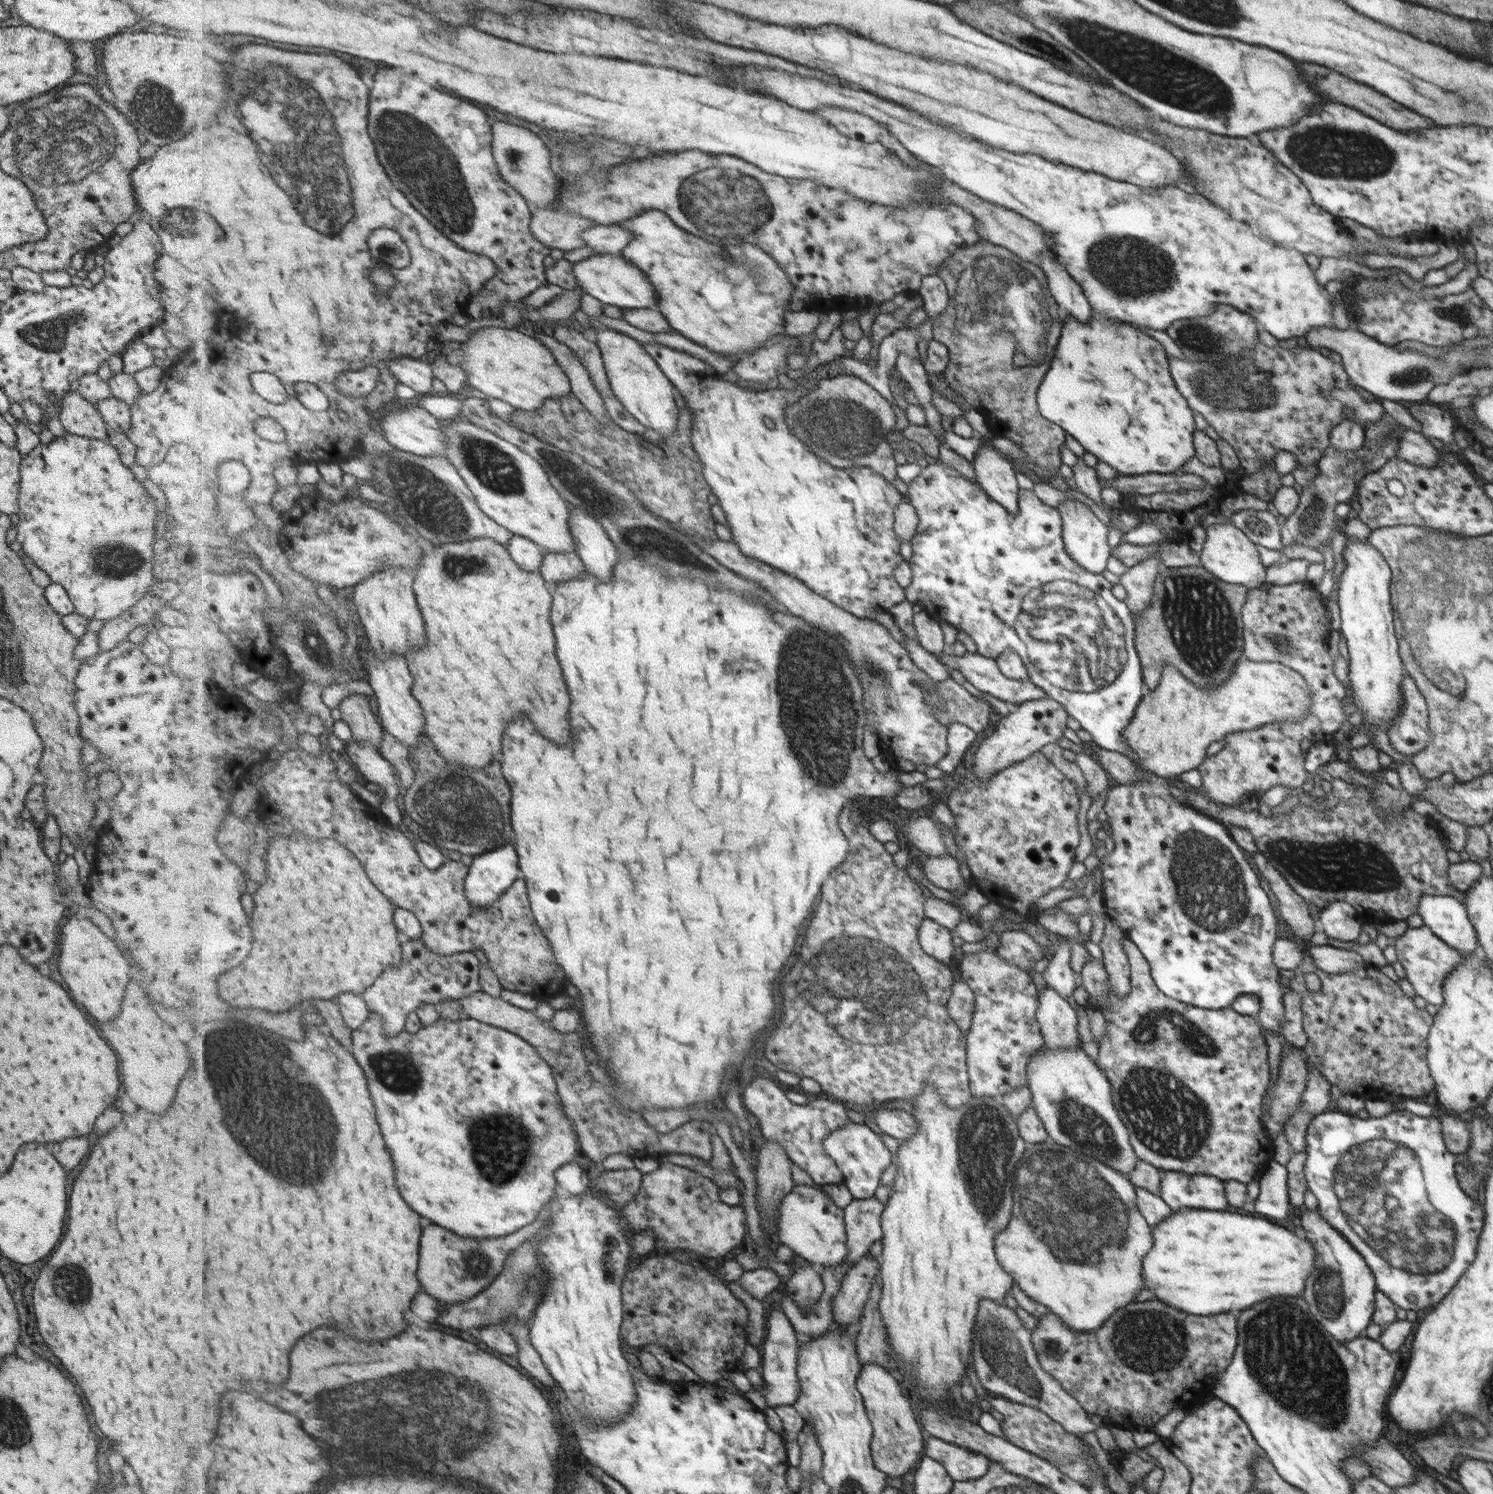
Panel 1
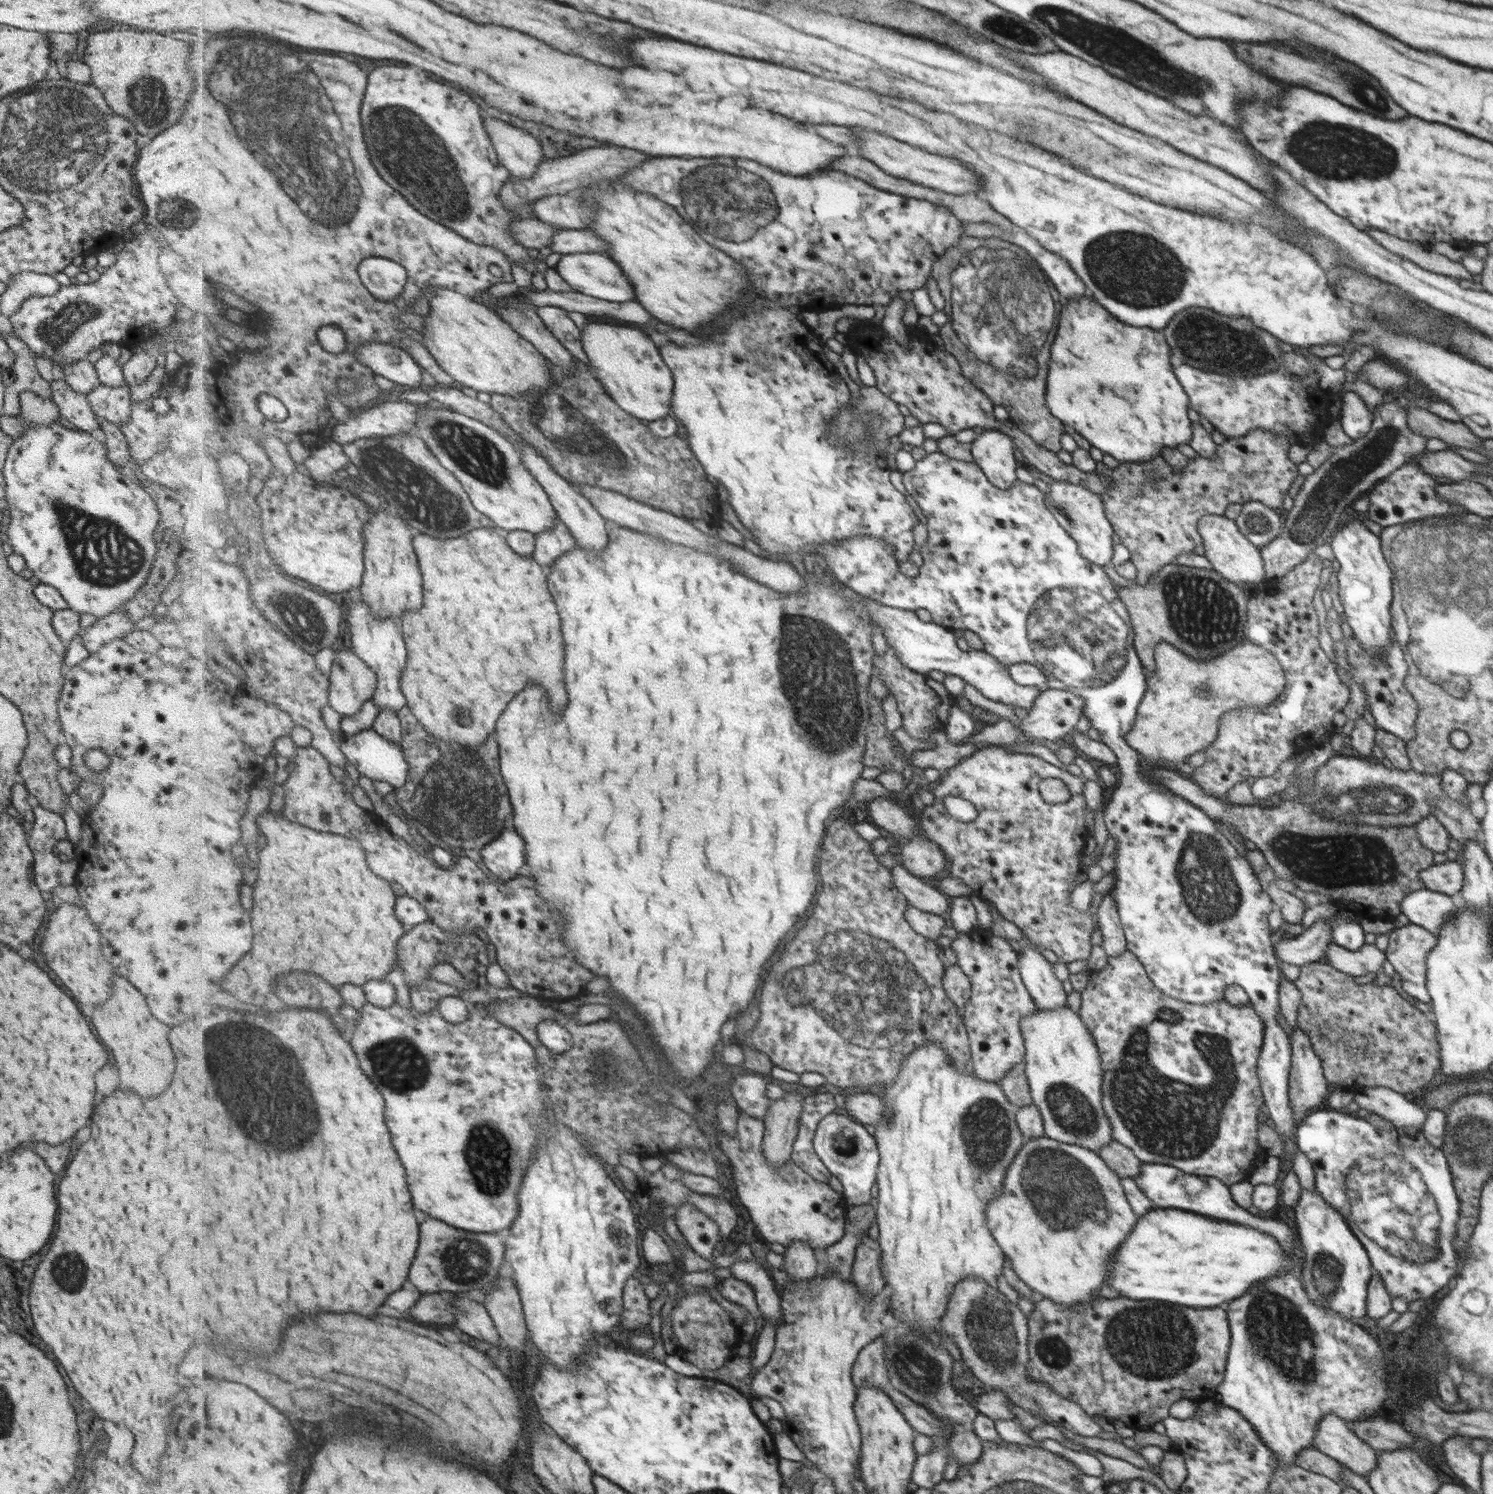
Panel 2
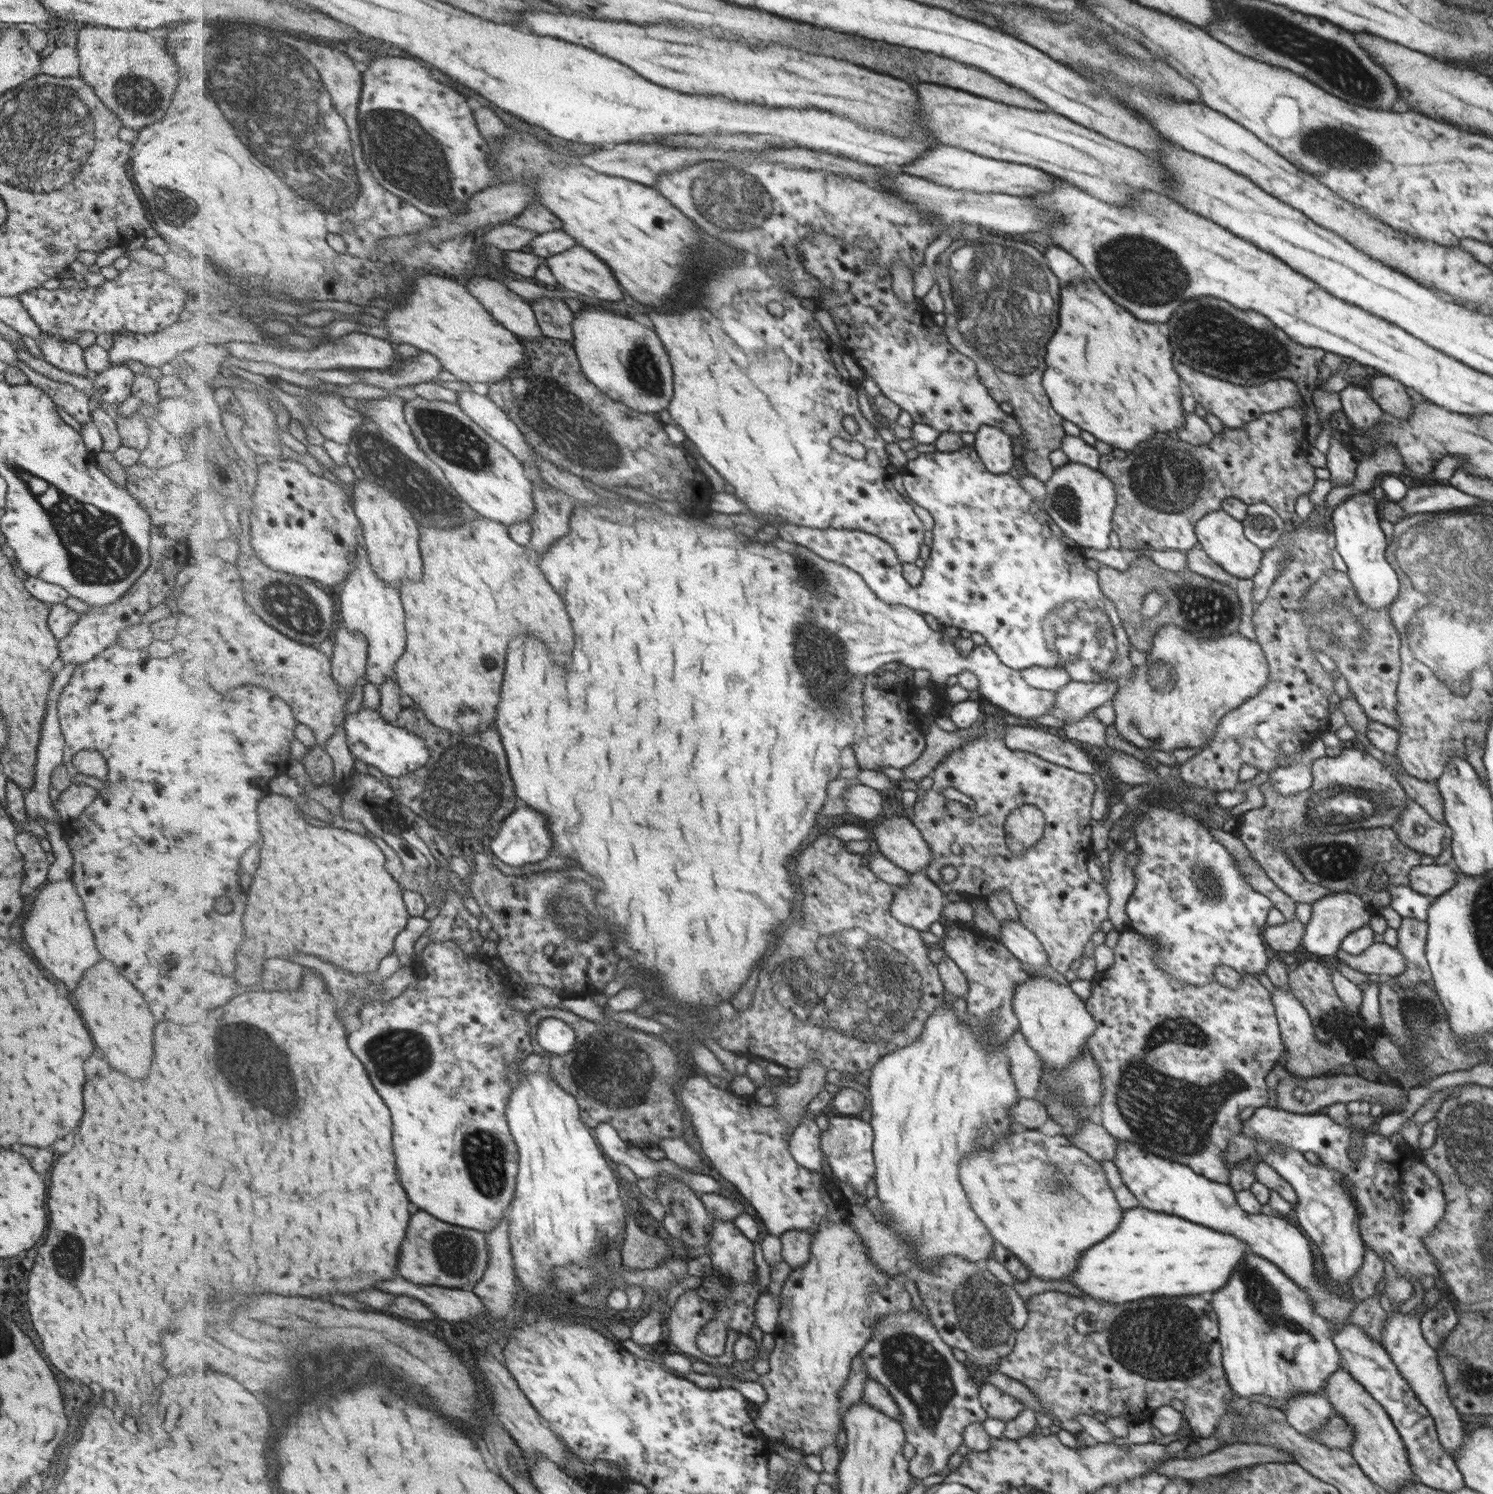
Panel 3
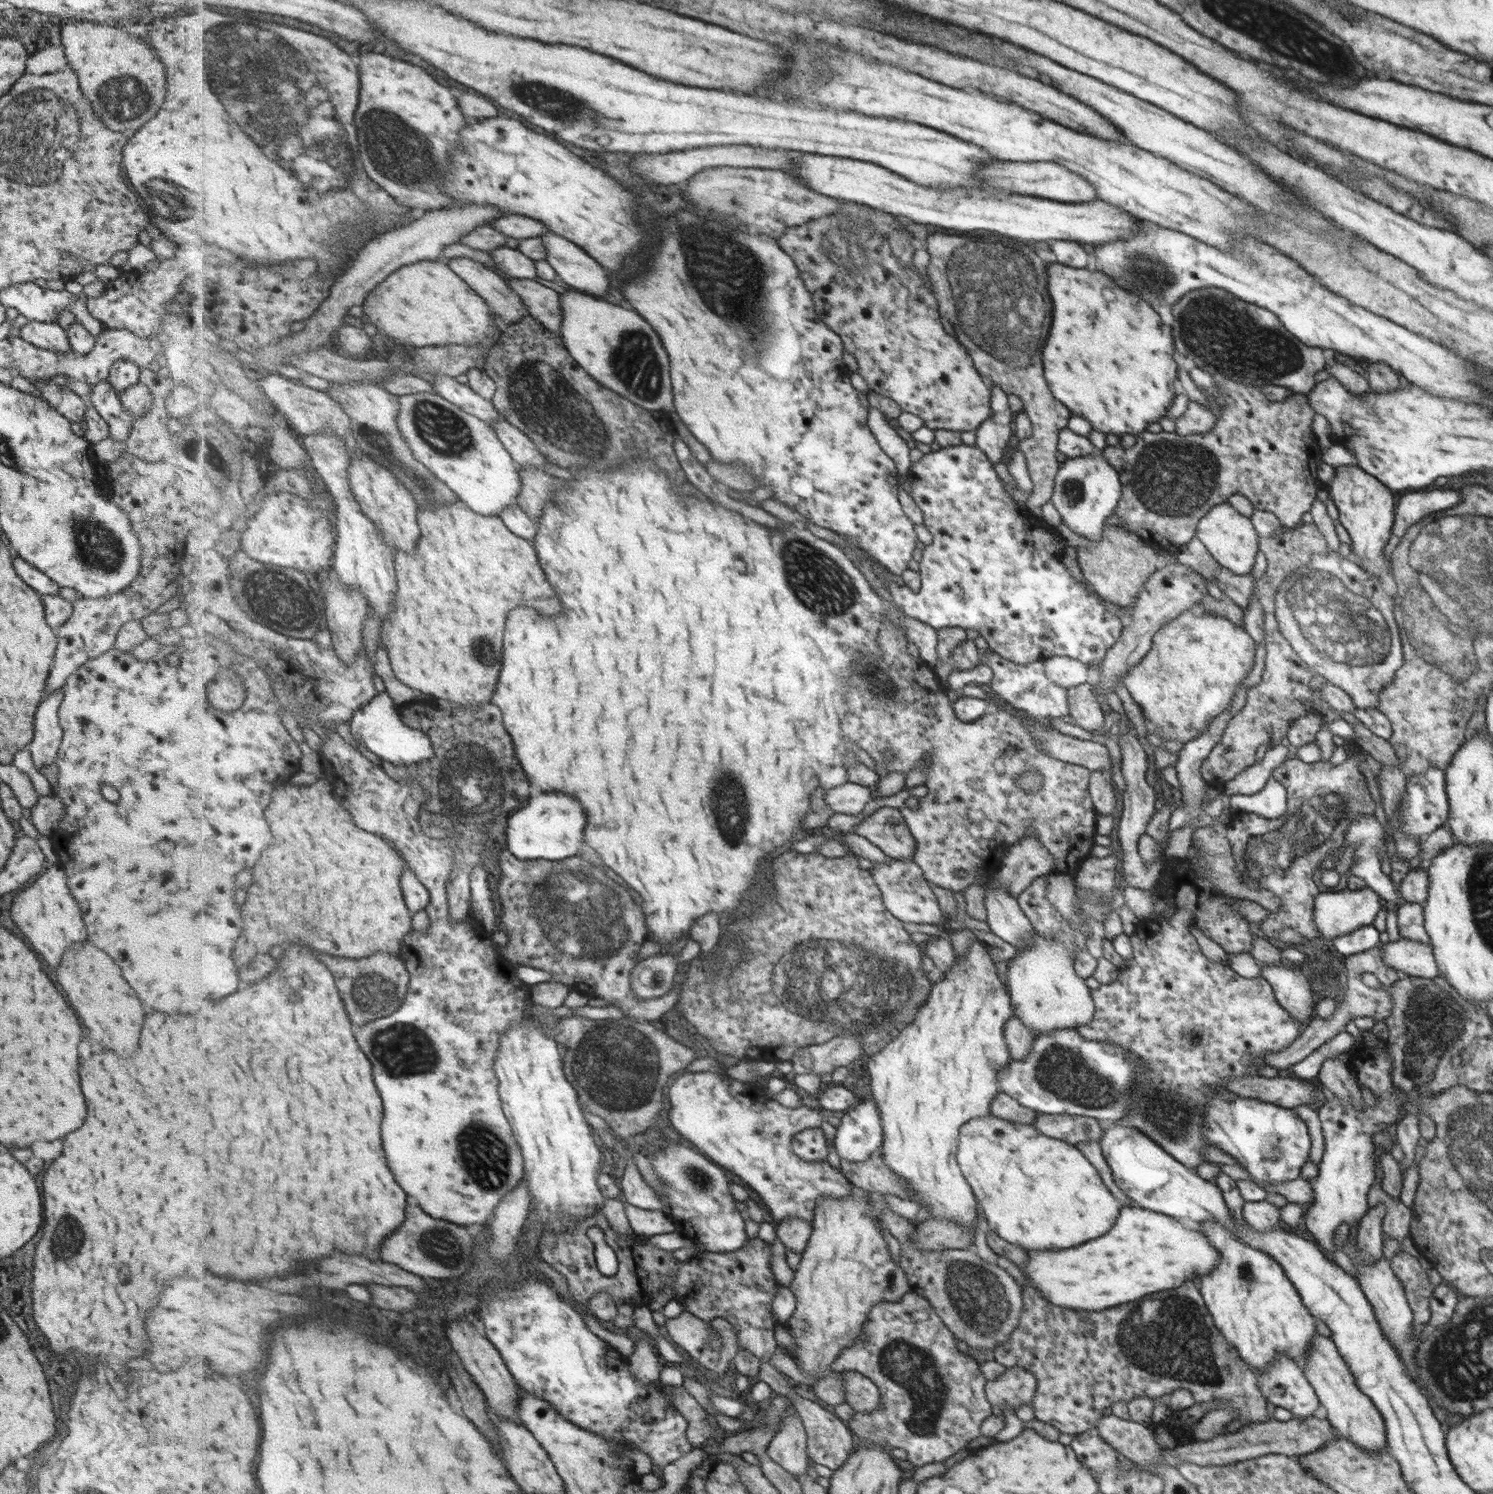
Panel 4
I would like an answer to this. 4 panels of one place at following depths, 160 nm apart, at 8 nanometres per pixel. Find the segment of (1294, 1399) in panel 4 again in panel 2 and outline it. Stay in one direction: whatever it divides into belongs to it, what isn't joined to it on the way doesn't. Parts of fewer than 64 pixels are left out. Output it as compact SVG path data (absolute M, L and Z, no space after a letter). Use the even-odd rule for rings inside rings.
M1327 1414L1316 1424L1313 1438L1314 1448L1336 1460L1354 1474L1366 1477L1377 1468L1376 1456L1379 1450L1373 1450L1351 1432L1349 1424Z

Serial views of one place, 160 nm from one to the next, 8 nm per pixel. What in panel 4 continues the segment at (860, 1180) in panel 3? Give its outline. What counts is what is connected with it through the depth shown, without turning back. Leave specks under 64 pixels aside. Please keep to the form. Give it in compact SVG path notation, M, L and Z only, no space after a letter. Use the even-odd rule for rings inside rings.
M866 1097L855 1106L848 1108L841 1119L841 1126L834 1137L834 1146L841 1160L847 1159L853 1163L860 1163L879 1151L882 1146L881 1141L884 1140L884 1129L876 1102L871 1097Z

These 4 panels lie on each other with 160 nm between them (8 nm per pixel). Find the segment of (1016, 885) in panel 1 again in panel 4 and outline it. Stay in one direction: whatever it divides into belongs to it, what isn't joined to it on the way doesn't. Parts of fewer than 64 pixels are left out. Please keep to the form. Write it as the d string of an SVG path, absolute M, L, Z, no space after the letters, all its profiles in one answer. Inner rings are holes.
M883 621L876 636L881 660L874 663L867 654L861 654L859 660L853 661L853 674L849 675L847 692L849 714L843 720L842 732L847 740L857 744L871 757L877 770L884 770L886 773L905 774L913 766L917 766L925 758L925 754L929 754L929 764L922 769L928 794L919 798L917 809L901 810L916 844L911 861L922 871L923 879L930 885L951 890L953 893L962 893L973 885L973 880L980 870L995 874L1002 869L1005 849L1020 838L1026 828L1032 830L1034 837L1046 848L1045 852L1049 852L1049 856L1053 857L1053 869L1033 879L1017 896L1016 902L1028 918L1032 930L1039 936L1053 937L1061 941L1074 955L1079 950L1084 951L1085 938L1089 937L1087 918L1101 922L1101 919L1107 916L1105 912L1109 911L1111 899L1103 899L1095 891L1075 887L1073 903L1077 908L1075 914L1080 921L1080 927L1073 929L1069 924L1071 920L1063 919L1049 903L1047 887L1049 876L1069 876L1069 880L1073 881L1077 866L1087 860L1087 857L1093 857L1093 844L1097 844L1097 820L1101 820L1101 813L1097 812L1092 795L1087 794L1089 768L1067 764L1063 760L1048 756L1048 753L1035 743L1019 719L1003 710L989 710L977 720L961 722L953 716L945 690L937 682L931 668L921 664L919 658L913 658L907 652L906 641L903 629L896 627L891 621ZM886 750L892 752L890 762L884 762ZM1027 771L1037 771L1042 776L1042 786L1033 792L1021 790L1016 785L1016 778ZM957 870L964 871L966 877L955 877Z

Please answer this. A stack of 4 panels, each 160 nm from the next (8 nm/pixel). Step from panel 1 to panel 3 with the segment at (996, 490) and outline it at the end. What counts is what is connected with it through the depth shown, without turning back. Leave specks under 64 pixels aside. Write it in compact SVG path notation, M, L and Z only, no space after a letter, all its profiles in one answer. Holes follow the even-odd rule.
M984 425L973 434L971 446L990 473L1007 473L1013 468L1012 438L1002 428Z

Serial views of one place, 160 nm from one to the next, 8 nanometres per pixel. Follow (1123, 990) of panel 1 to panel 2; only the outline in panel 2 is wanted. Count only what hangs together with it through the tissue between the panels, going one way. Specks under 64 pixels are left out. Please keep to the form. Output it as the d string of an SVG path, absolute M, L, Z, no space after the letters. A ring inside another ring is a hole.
M1110 892L1096 900L1094 911L1097 916L1098 930L1101 933L1101 947L1106 956L1117 956L1126 948L1117 906L1113 904Z

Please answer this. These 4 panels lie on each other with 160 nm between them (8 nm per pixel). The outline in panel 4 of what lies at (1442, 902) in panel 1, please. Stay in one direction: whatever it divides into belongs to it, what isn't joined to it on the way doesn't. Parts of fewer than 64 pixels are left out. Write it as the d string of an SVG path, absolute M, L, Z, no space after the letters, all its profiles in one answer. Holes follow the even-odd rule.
M1363 814L1355 818L1355 820L1352 820L1349 823L1348 830L1345 831L1344 837L1346 844L1342 846L1343 849L1346 845L1355 844L1355 850L1353 850L1353 863L1350 863L1347 867L1347 873L1363 880L1365 886L1373 890L1381 901L1391 902L1397 906L1401 906L1404 902L1403 899L1401 899L1401 895L1399 895L1399 890L1395 889L1393 882L1380 870L1379 854L1377 853L1380 848L1385 847L1386 836L1387 832L1385 828L1383 828L1371 814Z

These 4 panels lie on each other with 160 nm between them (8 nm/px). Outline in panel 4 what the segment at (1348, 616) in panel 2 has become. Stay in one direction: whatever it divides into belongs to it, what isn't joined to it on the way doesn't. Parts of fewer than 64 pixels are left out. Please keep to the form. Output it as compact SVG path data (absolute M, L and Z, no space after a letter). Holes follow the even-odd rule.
M1338 466L1334 469L1331 484L1326 486L1330 500L1337 509L1339 524L1347 531L1351 539L1351 553L1357 556L1355 562L1372 579L1380 582L1382 589L1392 597L1396 595L1396 587L1382 555L1382 548L1391 536L1393 524L1393 494L1381 481L1366 473L1359 467Z

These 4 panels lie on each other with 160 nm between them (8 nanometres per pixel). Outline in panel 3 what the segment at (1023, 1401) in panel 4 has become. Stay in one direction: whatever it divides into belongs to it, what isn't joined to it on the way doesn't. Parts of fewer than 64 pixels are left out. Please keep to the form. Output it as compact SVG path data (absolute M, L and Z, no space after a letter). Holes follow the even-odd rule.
M983 1383L980 1388L980 1403L988 1417L998 1418L1004 1423L1017 1417L1023 1410L1023 1404L1015 1400L991 1383Z

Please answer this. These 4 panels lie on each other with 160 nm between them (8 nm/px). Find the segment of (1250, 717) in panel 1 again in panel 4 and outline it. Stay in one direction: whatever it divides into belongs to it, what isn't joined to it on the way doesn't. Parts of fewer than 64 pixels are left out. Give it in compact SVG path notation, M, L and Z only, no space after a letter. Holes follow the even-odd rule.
M1189 608L1157 629L1151 637L1149 650L1138 664L1126 672L1122 681L1133 702L1139 706L1147 724L1153 722L1159 728L1170 732L1171 738L1186 743L1204 733L1208 724L1228 708L1237 686L1253 666L1255 648L1255 641L1232 621L1207 611Z

